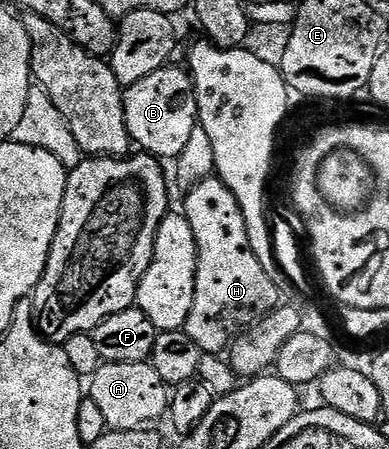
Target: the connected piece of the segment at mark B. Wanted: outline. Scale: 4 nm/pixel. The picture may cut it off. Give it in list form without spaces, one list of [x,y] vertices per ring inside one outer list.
[[[176,64],[164,66],[151,72],[143,80],[128,87],[125,95],[125,119],[127,132],[142,151],[152,154],[158,160],[176,160],[187,148],[191,132],[199,127],[197,121],[197,101],[193,91],[193,80],[188,69],[181,70]]]

